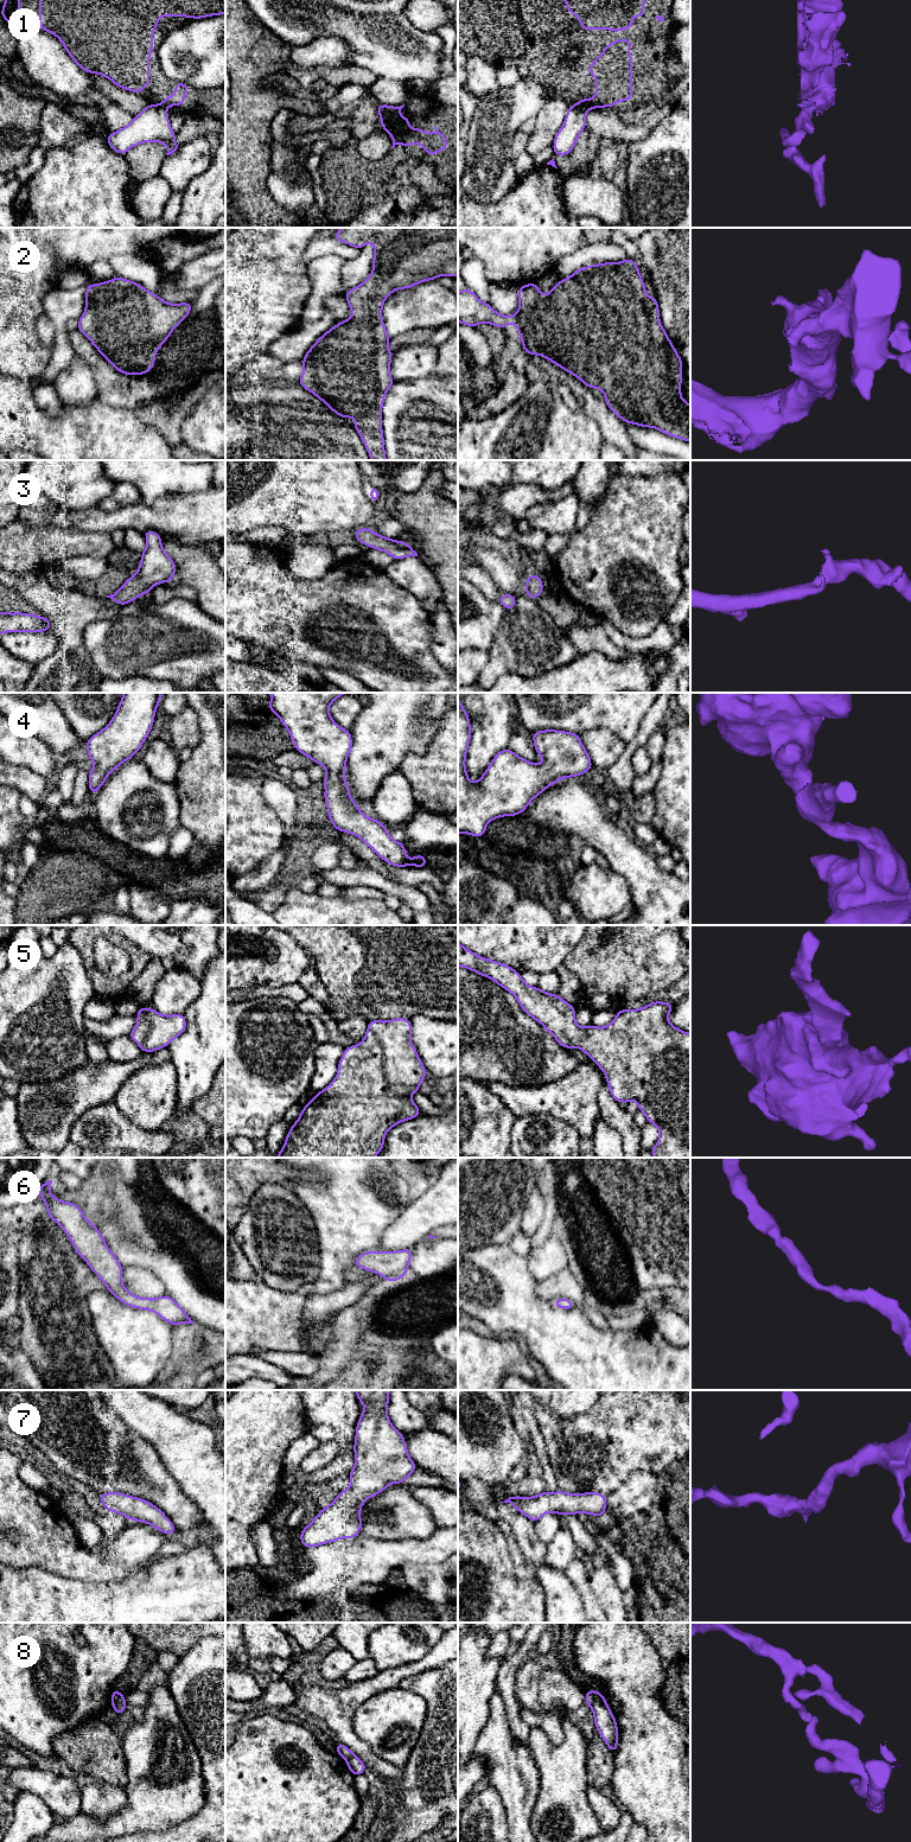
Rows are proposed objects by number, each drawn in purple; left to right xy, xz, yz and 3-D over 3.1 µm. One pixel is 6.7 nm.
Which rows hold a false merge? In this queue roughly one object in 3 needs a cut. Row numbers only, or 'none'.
1, 8

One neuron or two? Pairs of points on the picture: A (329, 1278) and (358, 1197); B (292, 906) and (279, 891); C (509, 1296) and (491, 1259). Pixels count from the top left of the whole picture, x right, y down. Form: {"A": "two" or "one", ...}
{"A": "one", "B": "two", "C": "one"}

